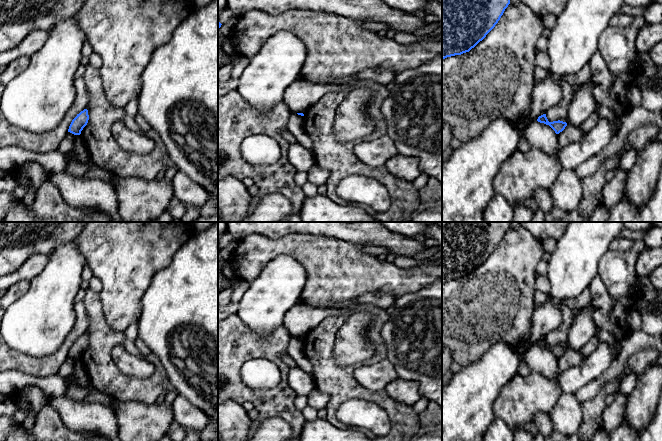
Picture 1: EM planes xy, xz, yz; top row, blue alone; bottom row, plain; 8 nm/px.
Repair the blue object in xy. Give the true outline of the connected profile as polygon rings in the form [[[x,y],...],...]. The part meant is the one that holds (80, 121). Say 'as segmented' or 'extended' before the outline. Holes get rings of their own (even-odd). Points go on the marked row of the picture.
as segmented; [[[84,109],[72,120],[68,132],[74,135],[80,135],[83,128],[87,125],[89,120],[88,110]]]

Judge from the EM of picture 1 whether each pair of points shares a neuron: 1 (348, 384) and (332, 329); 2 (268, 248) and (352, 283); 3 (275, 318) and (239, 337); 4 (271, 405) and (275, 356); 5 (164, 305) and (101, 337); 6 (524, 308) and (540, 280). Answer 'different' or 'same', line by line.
1: same
2: same
3: different
4: same
5: different
6: different

